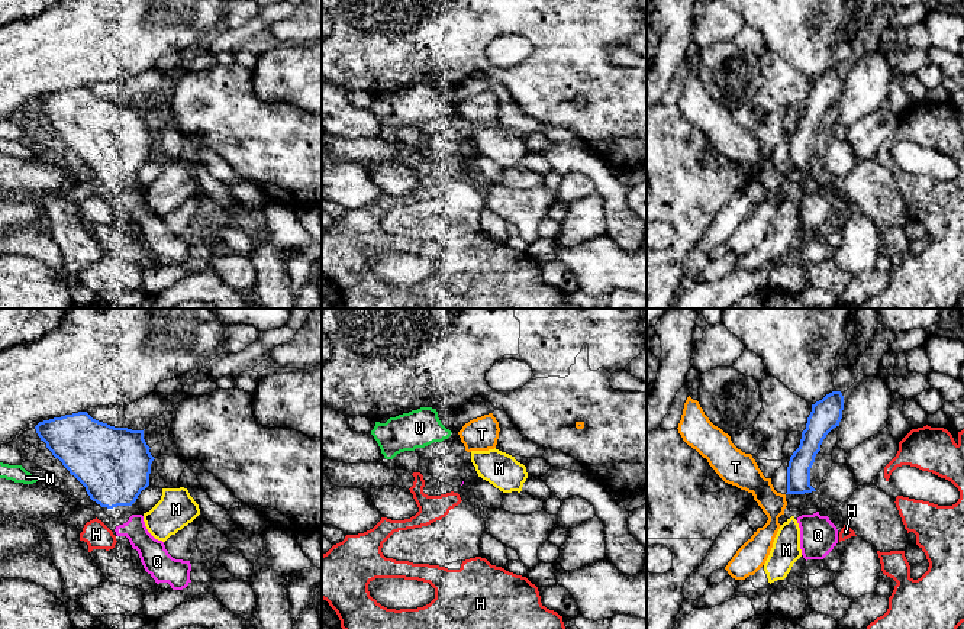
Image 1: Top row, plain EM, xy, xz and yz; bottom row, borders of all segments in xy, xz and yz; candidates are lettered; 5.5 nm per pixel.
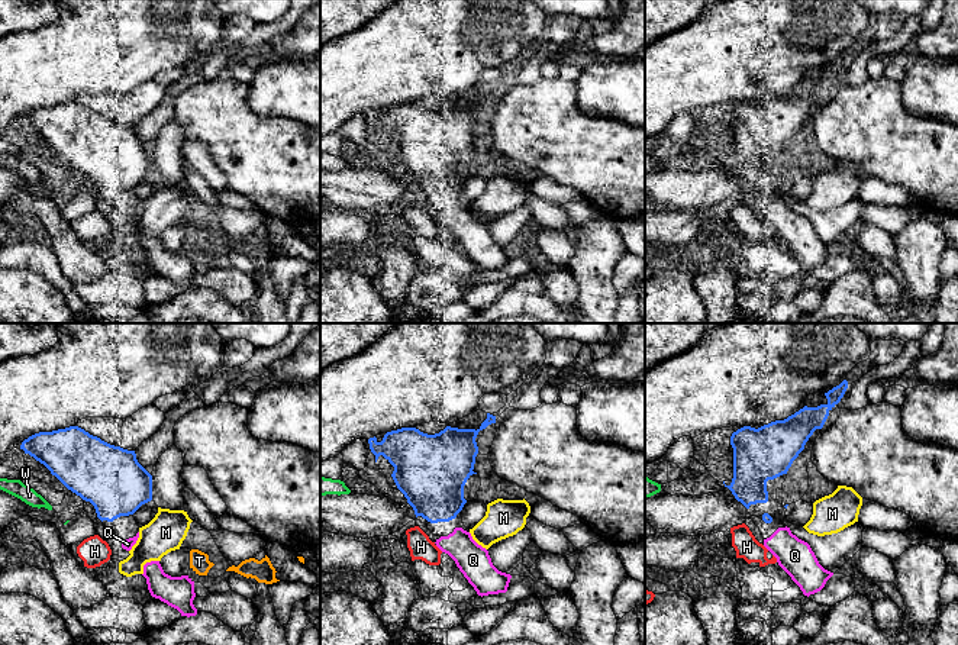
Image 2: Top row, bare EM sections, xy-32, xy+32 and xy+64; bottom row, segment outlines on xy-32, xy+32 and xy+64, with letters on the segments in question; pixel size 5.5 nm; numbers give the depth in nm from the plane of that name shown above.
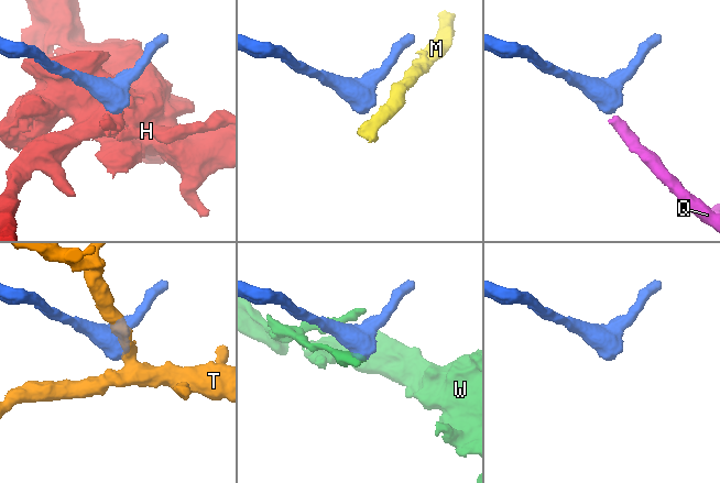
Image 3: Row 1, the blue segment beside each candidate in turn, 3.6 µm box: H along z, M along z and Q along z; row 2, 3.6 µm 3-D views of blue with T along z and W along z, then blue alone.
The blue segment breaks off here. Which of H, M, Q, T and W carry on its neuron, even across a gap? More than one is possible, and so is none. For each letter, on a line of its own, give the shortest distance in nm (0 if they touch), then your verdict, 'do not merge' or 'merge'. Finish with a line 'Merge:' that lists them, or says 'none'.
H: 70 nm apart; do not merge
M: 80 nm apart; do not merge
Q: 60 nm apart; merge
T: 0 nm apart; do not merge
W: 160 nm apart; do not merge
Merge: Q

